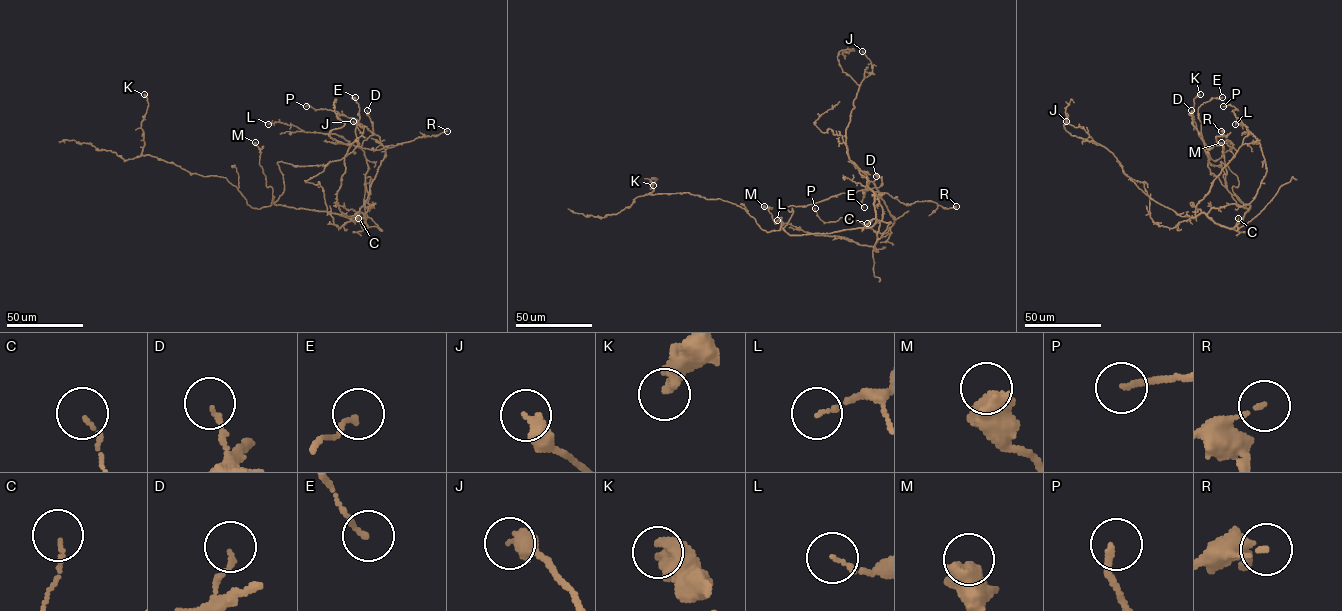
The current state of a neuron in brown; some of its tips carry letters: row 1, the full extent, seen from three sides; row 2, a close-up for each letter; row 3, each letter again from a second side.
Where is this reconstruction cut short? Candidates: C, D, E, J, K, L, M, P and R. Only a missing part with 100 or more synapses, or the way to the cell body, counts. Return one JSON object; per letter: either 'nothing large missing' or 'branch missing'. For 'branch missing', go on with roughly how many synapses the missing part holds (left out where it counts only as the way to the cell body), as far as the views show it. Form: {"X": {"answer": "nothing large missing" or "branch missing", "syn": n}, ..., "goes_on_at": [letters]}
{"C": {"answer": "nothing large missing"}, "D": {"answer": "nothing large missing"}, "E": {"answer": "nothing large missing"}, "J": {"answer": "nothing large missing"}, "K": {"answer": "nothing large missing"}, "L": {"answer": "nothing large missing"}, "M": {"answer": "nothing large missing"}, "P": {"answer": "nothing large missing"}, "R": {"answer": "nothing large missing"}, "goes_on_at": []}

